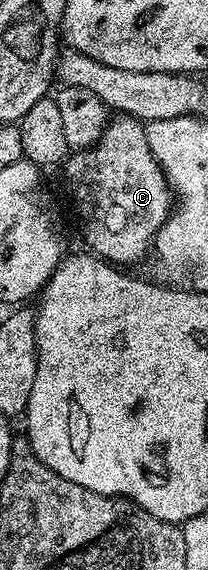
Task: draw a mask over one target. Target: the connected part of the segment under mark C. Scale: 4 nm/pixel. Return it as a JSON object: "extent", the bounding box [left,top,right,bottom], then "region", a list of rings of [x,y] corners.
{"extent":[62,114,173,264],"region":[[[130,114],[112,117],[94,146],[74,151],[62,170],[90,253],[112,264],[139,262],[152,253],[155,233],[171,217],[173,191],[149,148],[144,123]]]}

